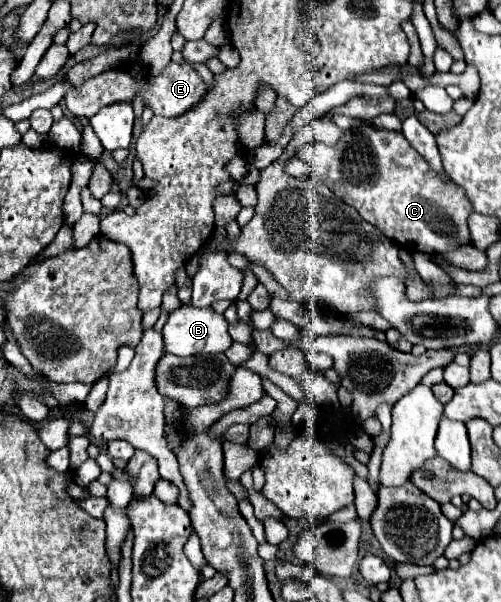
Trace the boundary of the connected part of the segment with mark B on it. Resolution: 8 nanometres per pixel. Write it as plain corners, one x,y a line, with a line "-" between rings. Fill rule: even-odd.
180,306
178,310
174,310
162,328
162,338
164,338
164,350
176,356
224,352
232,344
226,318
214,312
212,308
194,308
194,306

